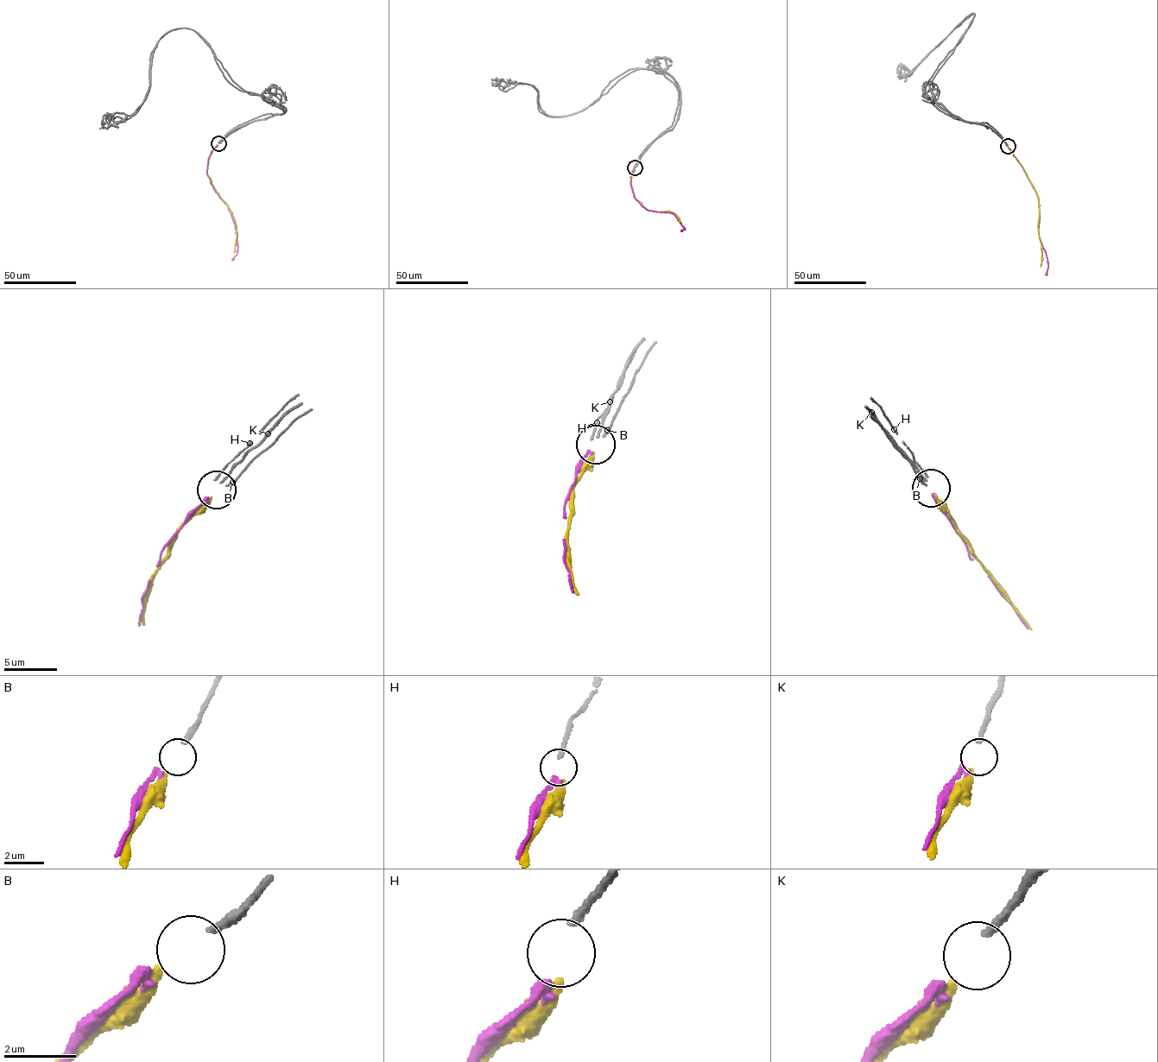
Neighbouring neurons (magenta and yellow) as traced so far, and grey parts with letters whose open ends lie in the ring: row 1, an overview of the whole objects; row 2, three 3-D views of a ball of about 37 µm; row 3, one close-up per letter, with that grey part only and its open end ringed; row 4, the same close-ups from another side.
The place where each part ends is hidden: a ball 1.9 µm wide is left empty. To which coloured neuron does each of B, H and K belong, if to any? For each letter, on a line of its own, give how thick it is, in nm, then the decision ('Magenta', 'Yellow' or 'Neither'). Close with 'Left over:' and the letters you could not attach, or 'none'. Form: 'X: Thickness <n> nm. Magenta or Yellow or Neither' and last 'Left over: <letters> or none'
B: Thickness 240 nm. Neither
H: Thickness 200 nm. Magenta
K: Thickness 240 nm. Yellow
Left over: B

